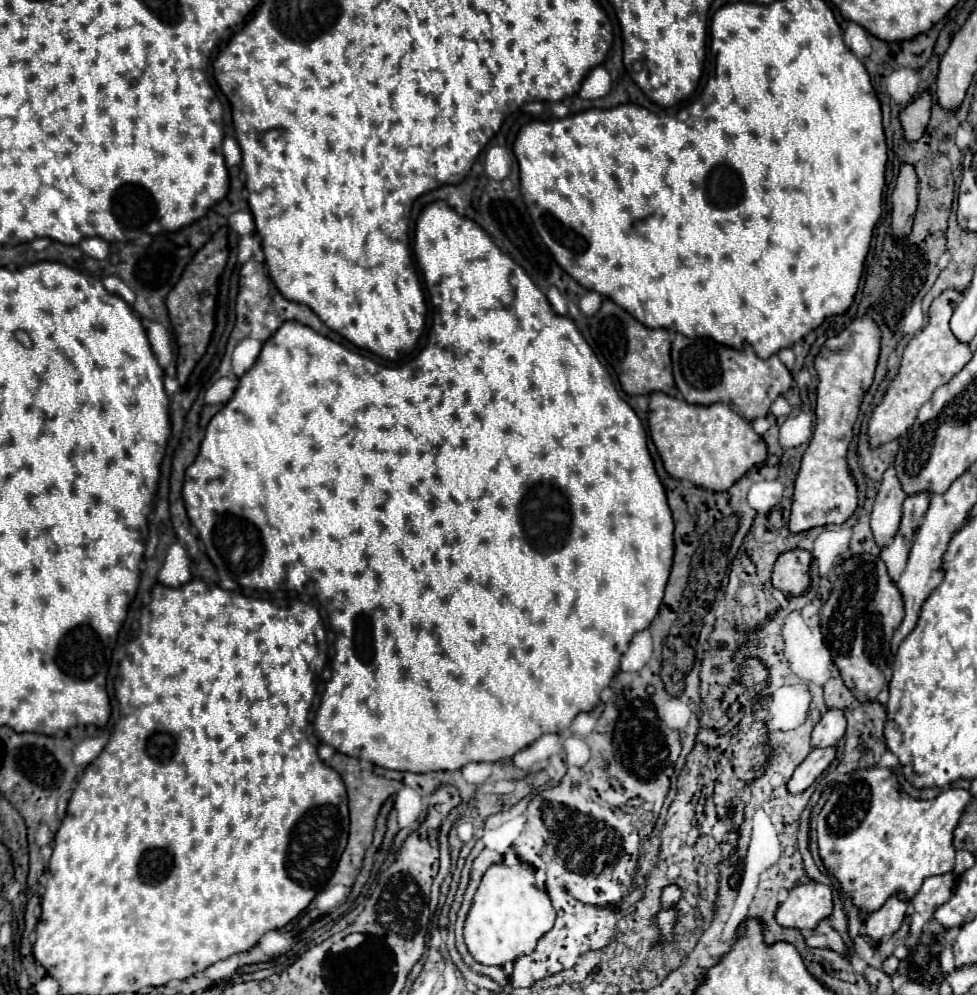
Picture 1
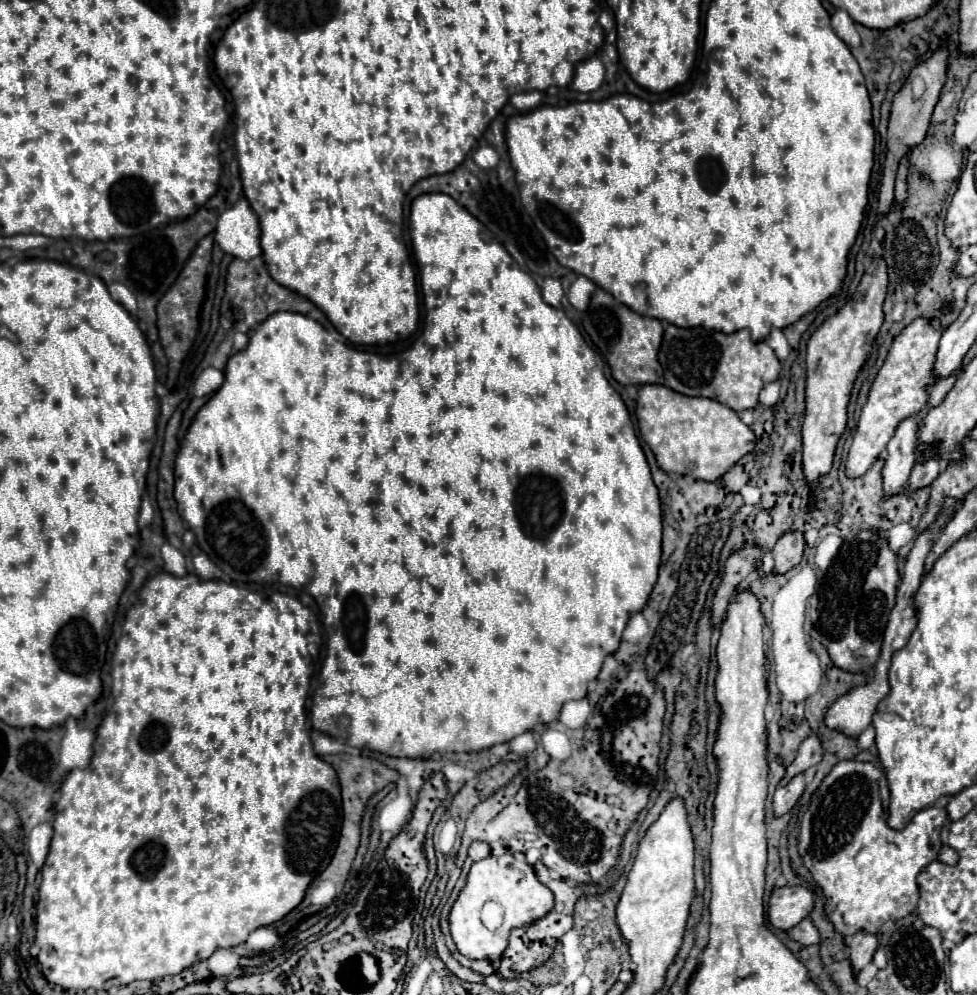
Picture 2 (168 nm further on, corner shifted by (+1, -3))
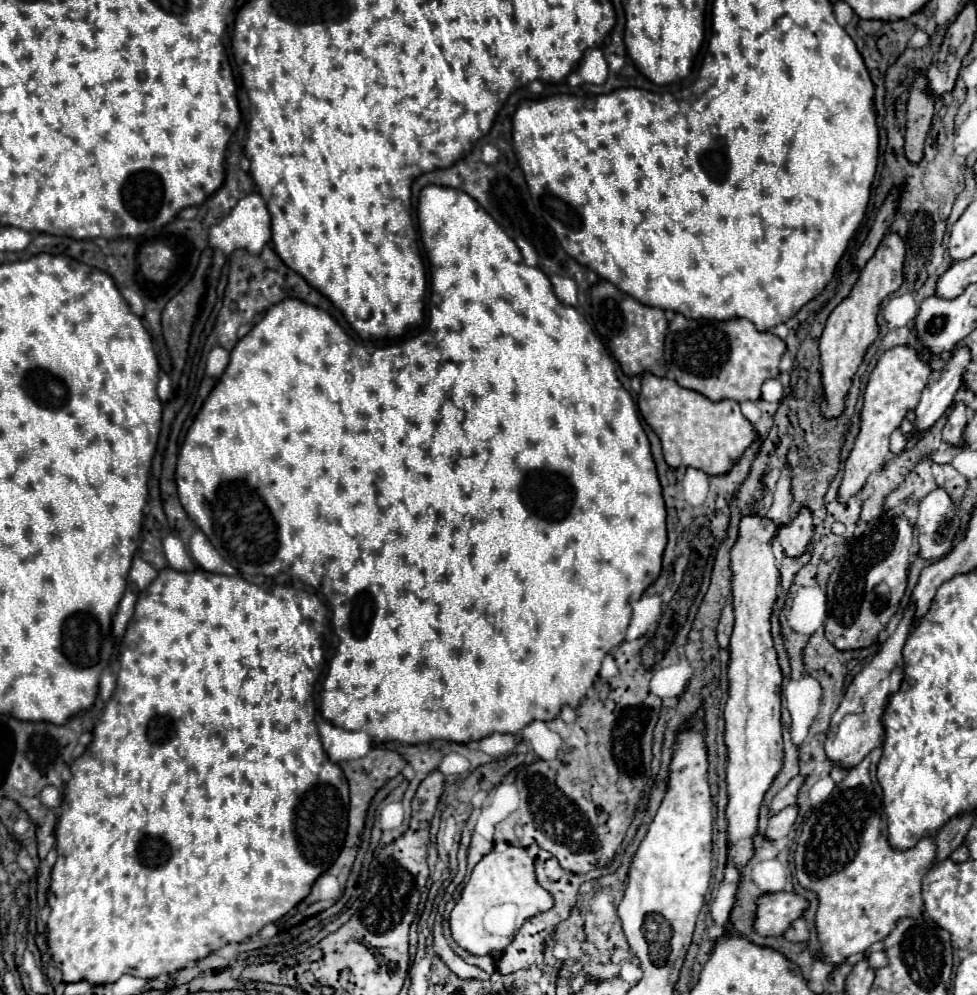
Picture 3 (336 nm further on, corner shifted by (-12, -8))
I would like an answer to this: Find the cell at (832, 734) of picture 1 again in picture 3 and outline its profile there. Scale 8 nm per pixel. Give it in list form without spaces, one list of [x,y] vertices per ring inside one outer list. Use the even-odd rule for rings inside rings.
[[[796,775],[796,777],[772,799],[770,809],[776,813],[776,811],[782,811],[782,809],[788,807],[788,805],[794,805],[796,799],[798,799],[798,791],[800,791],[800,787],[804,785],[804,781],[806,781],[804,775]]]

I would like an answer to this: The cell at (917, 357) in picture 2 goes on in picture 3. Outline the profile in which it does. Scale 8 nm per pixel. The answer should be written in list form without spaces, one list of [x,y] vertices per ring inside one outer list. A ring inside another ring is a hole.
[[[900,345],[894,349],[888,349],[876,369],[870,375],[870,381],[866,385],[866,395],[864,395],[864,407],[862,407],[862,425],[860,425],[860,433],[856,437],[854,449],[846,461],[846,469],[844,469],[844,481],[840,485],[840,493],[838,499],[840,501],[848,501],[852,495],[856,495],[870,473],[880,471],[888,459],[888,445],[890,445],[890,435],[894,429],[900,427],[900,423],[904,421],[908,411],[916,409],[916,403],[920,401],[922,389],[926,387],[928,379],[930,379],[930,363],[926,359],[920,357],[920,353],[908,345]]]

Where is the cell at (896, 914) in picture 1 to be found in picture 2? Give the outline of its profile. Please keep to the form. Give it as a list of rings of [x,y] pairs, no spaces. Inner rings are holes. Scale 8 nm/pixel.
[[[855,934],[853,938],[847,940],[849,962],[851,962],[851,968],[855,974],[859,974],[871,962],[877,944],[879,944],[879,940],[875,934]]]

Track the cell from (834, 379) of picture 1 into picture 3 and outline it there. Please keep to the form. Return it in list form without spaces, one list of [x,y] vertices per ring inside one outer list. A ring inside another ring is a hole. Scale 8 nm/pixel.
[[[886,233],[882,243],[878,245],[874,257],[860,271],[860,279],[852,289],[850,297],[844,299],[828,317],[824,333],[820,337],[820,371],[822,371],[822,415],[824,419],[836,419],[846,411],[846,397],[852,387],[852,377],[856,375],[868,347],[880,333],[878,313],[882,301],[896,293],[902,285],[902,267],[904,267],[906,249],[898,235]]]

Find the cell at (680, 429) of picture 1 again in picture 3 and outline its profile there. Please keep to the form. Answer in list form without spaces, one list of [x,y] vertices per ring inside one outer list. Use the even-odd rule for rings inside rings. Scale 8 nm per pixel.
[[[650,373],[642,375],[642,391],[638,395],[638,409],[652,431],[660,437],[664,459],[672,469],[694,467],[710,477],[724,475],[736,459],[758,439],[754,425],[742,415],[736,401],[710,401],[704,395],[680,387],[676,381],[660,379]]]

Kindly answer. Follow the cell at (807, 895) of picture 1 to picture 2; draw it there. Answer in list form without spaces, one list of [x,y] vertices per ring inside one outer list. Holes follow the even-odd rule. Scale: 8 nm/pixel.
[[[803,886],[773,888],[769,898],[769,922],[777,930],[797,926],[813,910],[813,894]]]

